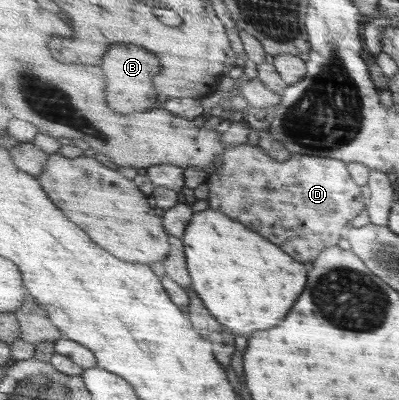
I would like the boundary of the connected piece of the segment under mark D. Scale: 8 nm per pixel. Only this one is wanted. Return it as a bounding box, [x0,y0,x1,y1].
[208,143,366,262]

